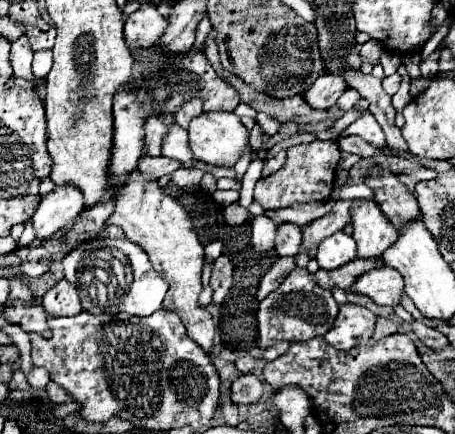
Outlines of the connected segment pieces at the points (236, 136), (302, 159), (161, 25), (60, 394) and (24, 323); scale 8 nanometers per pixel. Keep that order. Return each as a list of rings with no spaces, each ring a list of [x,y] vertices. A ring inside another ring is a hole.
[[[202,113],[190,121],[188,147],[196,159],[216,163],[220,167],[232,167],[248,147],[248,131],[240,123],[240,117],[234,113]]]
[[[320,141],[308,145],[296,145],[288,149],[288,159],[280,171],[268,175],[256,183],[254,201],[258,201],[264,209],[282,209],[310,201],[328,201],[334,185],[336,165],[340,161],[340,149],[334,141]]]
[[[140,5],[140,9],[126,19],[124,25],[126,45],[132,51],[142,47],[152,47],[158,41],[158,37],[164,33],[166,25],[168,21],[158,13],[154,5]]]
[[[54,381],[48,383],[46,391],[48,391],[48,397],[50,397],[52,403],[68,403],[68,401],[72,401],[72,397],[60,385],[56,385]]]
[[[34,299],[4,303],[2,317],[12,325],[20,325],[26,333],[40,333],[40,337],[52,337],[52,331],[46,325],[48,313],[42,309],[42,305],[36,305]]]

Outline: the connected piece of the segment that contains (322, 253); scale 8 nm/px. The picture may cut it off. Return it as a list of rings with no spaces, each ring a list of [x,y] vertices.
[[[338,231],[338,233],[326,237],[318,245],[316,261],[322,269],[332,271],[332,269],[338,269],[338,267],[354,261],[356,257],[358,257],[356,241],[350,235],[346,235],[344,231]]]

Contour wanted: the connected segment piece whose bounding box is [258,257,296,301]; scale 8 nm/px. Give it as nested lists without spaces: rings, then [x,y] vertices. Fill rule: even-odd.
[[[280,257],[262,277],[260,287],[258,287],[258,301],[262,301],[268,293],[272,293],[284,279],[286,275],[296,269],[296,259],[294,257]]]

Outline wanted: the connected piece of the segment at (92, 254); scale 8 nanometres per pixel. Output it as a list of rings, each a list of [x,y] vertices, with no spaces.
[[[116,239],[110,247],[96,249],[90,243],[80,245],[62,259],[66,279],[80,291],[82,307],[90,313],[128,313],[148,317],[162,307],[168,283],[152,269],[142,247],[128,239]]]

